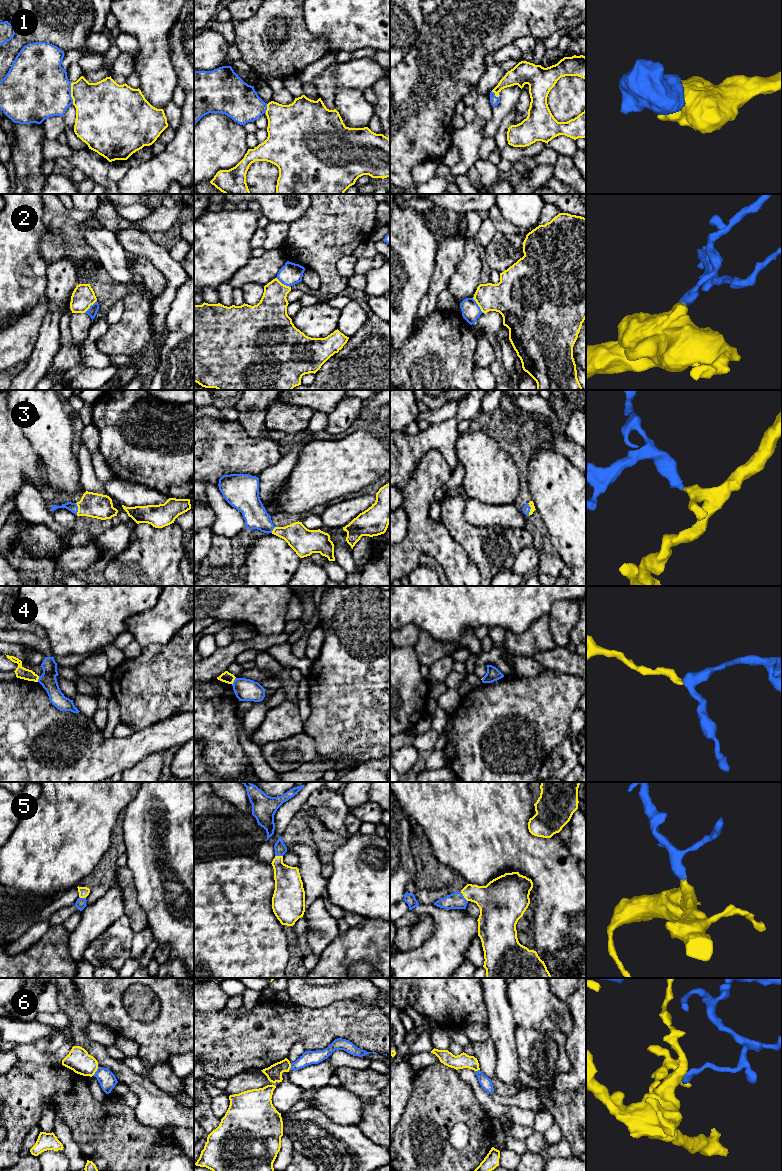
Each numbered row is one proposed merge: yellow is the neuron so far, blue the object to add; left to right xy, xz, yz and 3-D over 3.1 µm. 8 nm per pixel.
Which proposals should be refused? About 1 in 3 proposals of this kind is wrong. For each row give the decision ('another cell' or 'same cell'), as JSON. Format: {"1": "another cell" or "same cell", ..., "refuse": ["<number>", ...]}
{"1": "same cell", "2": "another cell", "3": "same cell", "4": "another cell", "5": "same cell", "6": "another cell", "refuse": ["2", "4", "6"]}

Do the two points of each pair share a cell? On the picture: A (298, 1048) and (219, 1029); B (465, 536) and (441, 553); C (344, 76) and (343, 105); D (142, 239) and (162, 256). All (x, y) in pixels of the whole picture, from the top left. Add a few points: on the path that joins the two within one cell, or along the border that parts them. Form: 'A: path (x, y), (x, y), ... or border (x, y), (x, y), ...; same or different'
A: border (303, 1043), (296, 1042), (290, 1048), (286, 1057); different
B: border (441, 523), (450, 536), (465, 550), (470, 560); different
C: border (337, 87), (361, 90); different
D: path (147, 244), (157, 254); same

